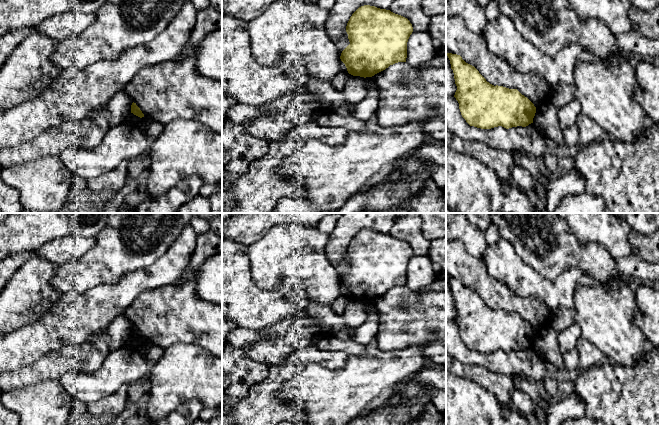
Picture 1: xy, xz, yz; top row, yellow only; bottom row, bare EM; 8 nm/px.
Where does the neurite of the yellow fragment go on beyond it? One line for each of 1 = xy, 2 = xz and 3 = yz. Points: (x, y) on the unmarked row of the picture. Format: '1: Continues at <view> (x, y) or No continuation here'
1: No continuation here
2: No continuation here
3: No continuation here

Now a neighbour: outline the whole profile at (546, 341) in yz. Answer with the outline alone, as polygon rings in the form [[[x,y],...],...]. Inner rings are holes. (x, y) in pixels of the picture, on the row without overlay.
[[[566,308],[552,311],[551,326],[536,332],[533,347],[544,355],[545,361],[558,370],[565,371],[564,360],[559,351],[558,333],[568,328],[574,322],[575,312]]]

